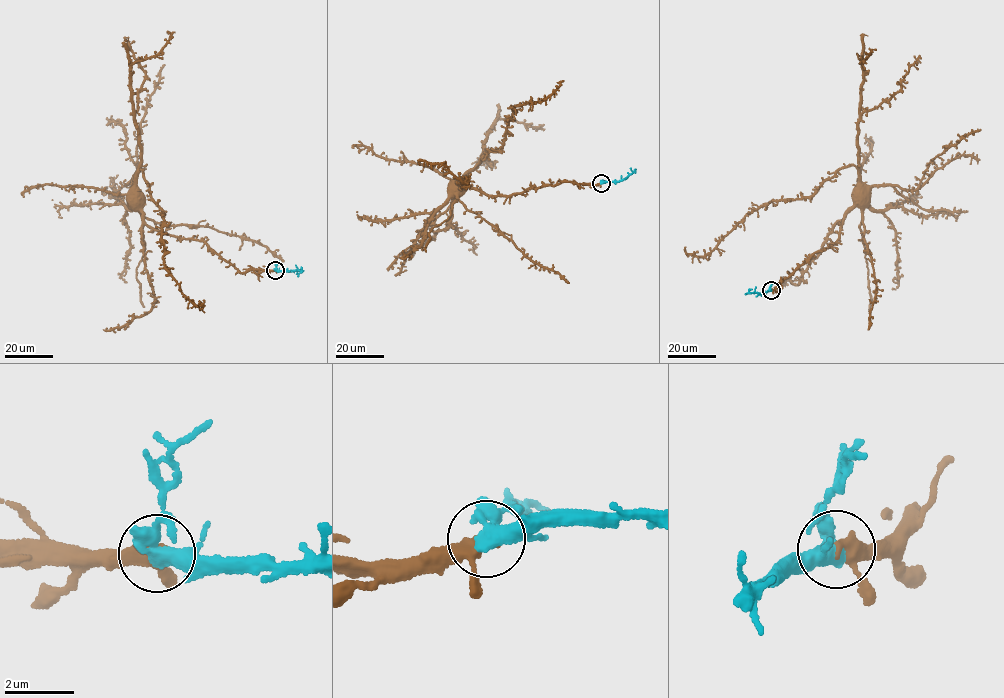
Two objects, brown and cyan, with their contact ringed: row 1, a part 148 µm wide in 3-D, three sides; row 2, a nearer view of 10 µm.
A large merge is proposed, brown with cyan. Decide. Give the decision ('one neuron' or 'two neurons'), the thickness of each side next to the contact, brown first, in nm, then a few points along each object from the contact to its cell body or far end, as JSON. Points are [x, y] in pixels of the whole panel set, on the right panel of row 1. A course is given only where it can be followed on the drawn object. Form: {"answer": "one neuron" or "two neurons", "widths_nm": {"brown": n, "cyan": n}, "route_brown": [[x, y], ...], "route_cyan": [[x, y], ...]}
{"answer": "one neuron", "widths_nm": {"brown": 280, "cyan": 360}, "route_brown": [[770, 290], [815, 252], [830, 247], [840, 236], [845, 216], [854, 205], [854, 195], [859, 189], [859, 193]], "route_cyan": [[770, 290], [761, 295], [749, 291], [752, 289]]}

